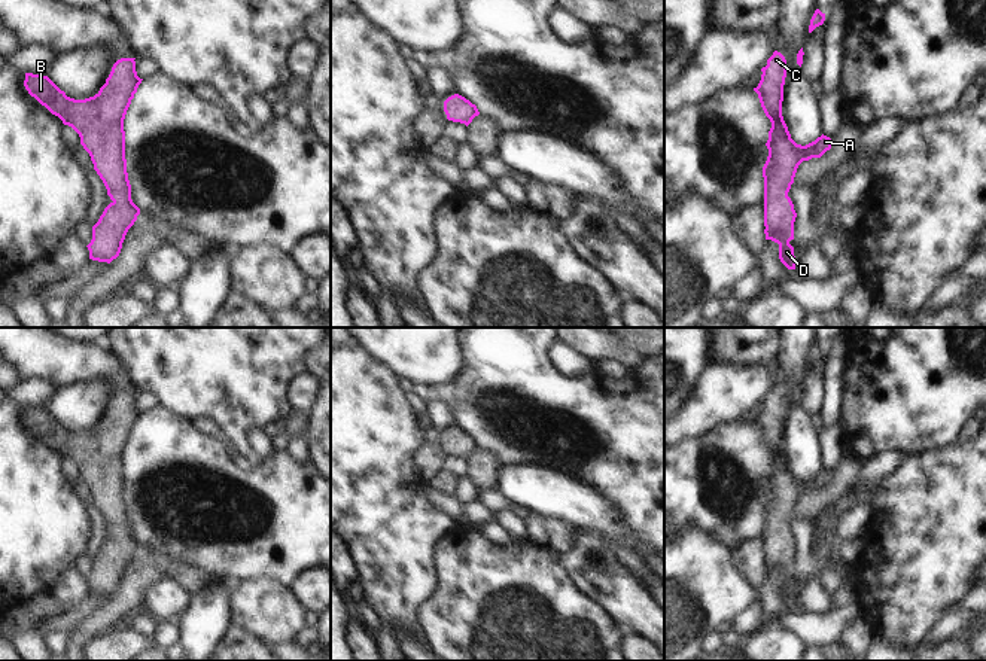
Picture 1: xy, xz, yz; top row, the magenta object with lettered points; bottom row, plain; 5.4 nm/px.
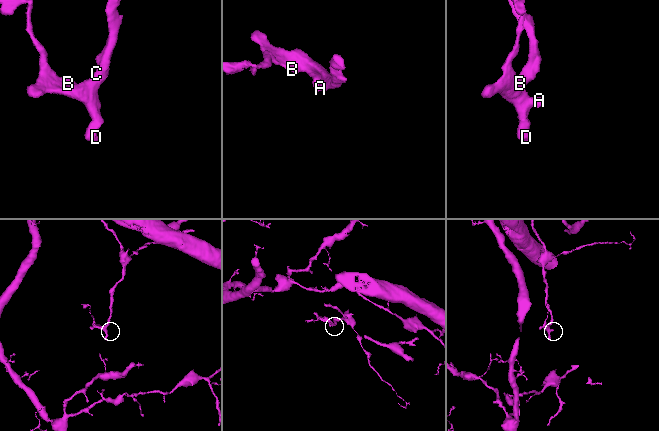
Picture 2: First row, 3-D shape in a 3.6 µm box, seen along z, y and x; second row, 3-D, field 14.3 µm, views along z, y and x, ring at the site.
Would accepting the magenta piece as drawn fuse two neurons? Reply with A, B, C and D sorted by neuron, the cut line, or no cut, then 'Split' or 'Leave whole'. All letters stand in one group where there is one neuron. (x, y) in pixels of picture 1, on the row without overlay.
Groups: A B C D. No split. Leave whole.

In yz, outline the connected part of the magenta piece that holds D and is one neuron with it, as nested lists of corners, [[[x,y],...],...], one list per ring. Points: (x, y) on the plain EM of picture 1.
[[[775,384],[773,389],[767,393],[767,399],[761,402],[761,414],[754,424],[758,427],[761,441],[766,450],[772,456],[772,462],[769,464],[769,473],[766,476],[769,482],[767,494],[763,500],[764,511],[764,567],[766,573],[772,573],[779,578],[779,593],[788,603],[795,603],[797,593],[794,590],[794,581],[789,578],[794,573],[794,555],[797,546],[794,543],[794,537],[788,530],[791,518],[794,517],[794,511],[798,499],[803,494],[809,494],[812,491],[821,491],[827,484],[831,482],[833,473],[827,469],[818,470],[815,475],[801,479],[797,478],[788,464],[788,460],[782,450],[782,435],[783,435],[783,418],[786,411],[786,393],[785,390]]]

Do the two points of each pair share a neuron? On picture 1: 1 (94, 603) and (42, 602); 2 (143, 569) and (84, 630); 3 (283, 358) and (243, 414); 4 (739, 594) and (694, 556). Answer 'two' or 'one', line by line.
1: two
2: one
3: one
4: one

